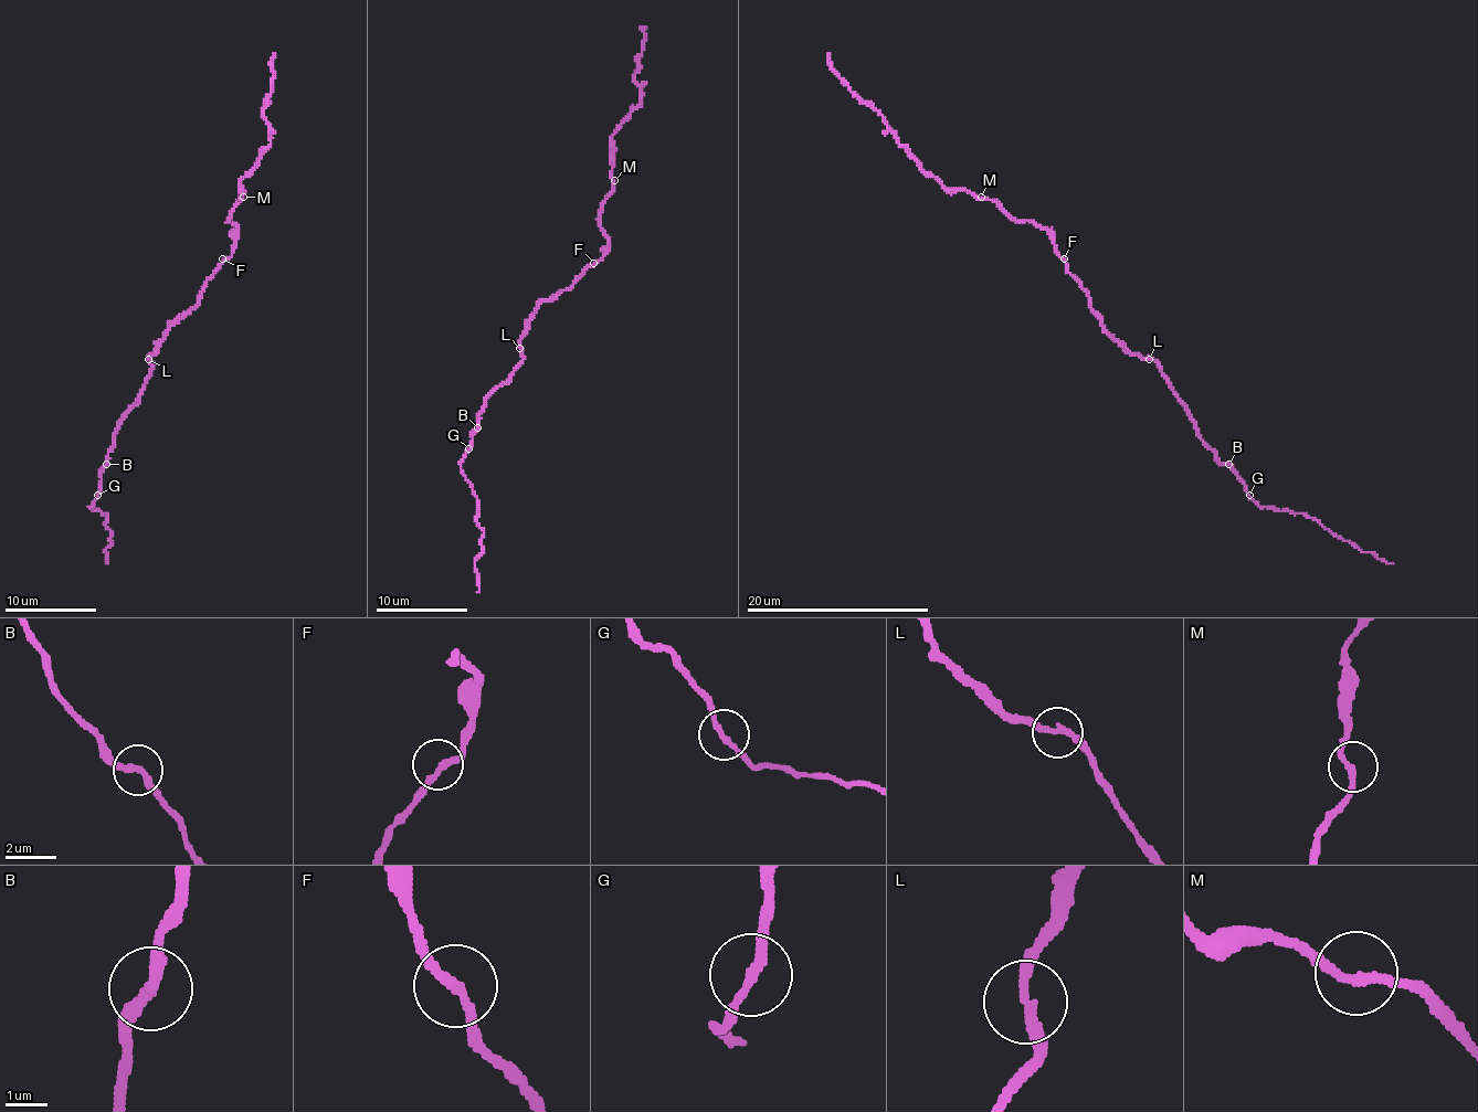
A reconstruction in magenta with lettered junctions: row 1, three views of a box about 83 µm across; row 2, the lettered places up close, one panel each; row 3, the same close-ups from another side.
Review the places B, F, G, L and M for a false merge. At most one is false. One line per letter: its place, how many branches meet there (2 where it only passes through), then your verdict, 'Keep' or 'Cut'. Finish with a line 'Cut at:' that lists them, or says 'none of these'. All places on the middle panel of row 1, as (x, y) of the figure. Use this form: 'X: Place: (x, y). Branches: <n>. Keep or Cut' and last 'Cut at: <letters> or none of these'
B: Place: (477, 427). Branches: 2. Keep
F: Place: (593, 263). Branches: 2. Keep
G: Place: (468, 448). Branches: 2. Cut
L: Place: (519, 348). Branches: 2. Keep
M: Place: (614, 180). Branches: 2. Keep
Cut at: G

